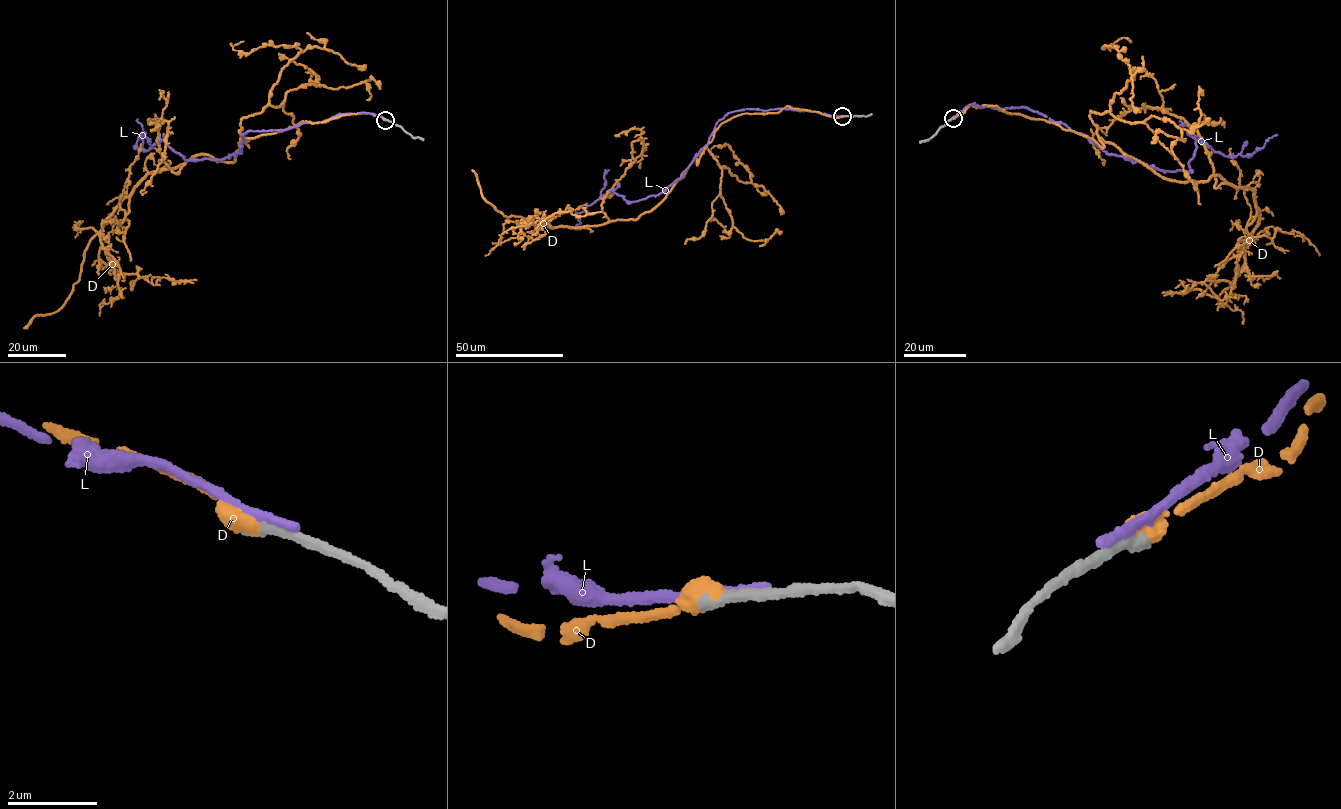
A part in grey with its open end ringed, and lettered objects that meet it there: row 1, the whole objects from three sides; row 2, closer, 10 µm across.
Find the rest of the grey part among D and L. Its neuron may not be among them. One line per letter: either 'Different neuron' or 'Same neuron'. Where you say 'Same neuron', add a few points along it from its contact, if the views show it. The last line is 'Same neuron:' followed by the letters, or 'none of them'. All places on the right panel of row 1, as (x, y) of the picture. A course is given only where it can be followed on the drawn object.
D: Same neuron. Its course: (954, 118), (997, 105), (1162, 176), (1252, 188), (1258, 224), (1233, 284), (1162, 292)
L: Different neuron
Same neuron: D

